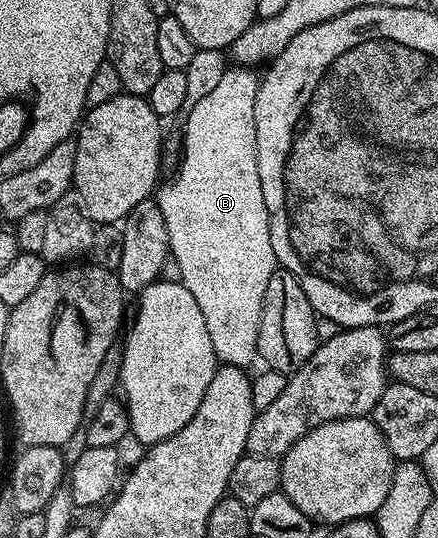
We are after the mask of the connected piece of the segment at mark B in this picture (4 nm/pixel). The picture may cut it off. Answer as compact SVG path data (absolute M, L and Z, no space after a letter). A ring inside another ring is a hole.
M249 67L226 68L223 80L203 99L188 106L185 133L180 134L181 148L177 177L156 190L155 200L167 229L171 260L179 265L181 284L195 295L199 311L207 323L207 335L215 347L218 362L243 370L258 360L259 323L263 299L271 275L279 267L271 247L271 231L263 187L259 183L257 140L255 139L255 99L259 77Z

